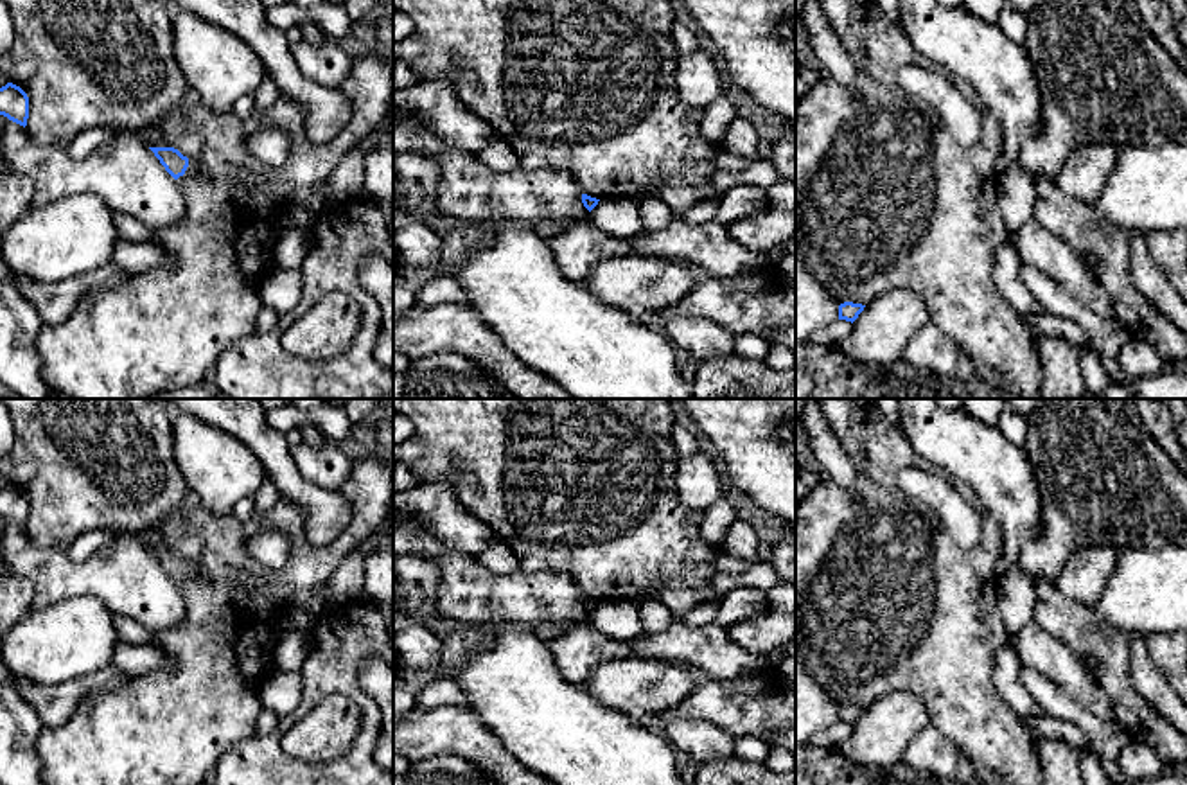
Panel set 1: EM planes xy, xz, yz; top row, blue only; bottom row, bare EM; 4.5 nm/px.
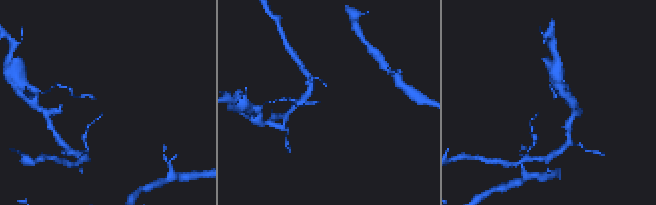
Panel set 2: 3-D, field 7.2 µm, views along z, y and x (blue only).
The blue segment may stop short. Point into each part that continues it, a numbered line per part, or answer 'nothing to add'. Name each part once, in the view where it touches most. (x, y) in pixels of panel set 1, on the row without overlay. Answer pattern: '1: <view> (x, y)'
nothing to add

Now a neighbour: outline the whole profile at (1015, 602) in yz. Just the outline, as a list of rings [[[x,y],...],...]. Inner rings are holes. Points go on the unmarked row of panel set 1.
[[[898,399],[903,435],[919,458],[932,469],[950,474],[968,485],[1004,530],[1004,555],[1007,571],[998,577],[998,609],[1006,641],[997,648],[993,683],[1004,702],[1022,719],[1045,715],[1042,706],[1020,683],[1020,663],[1009,639],[1033,622],[1034,578],[1020,568],[1022,546],[1040,534],[1042,499],[1033,465],[1024,447],[1006,438],[998,426],[988,426],[970,417],[964,408],[945,410],[936,399]]]

